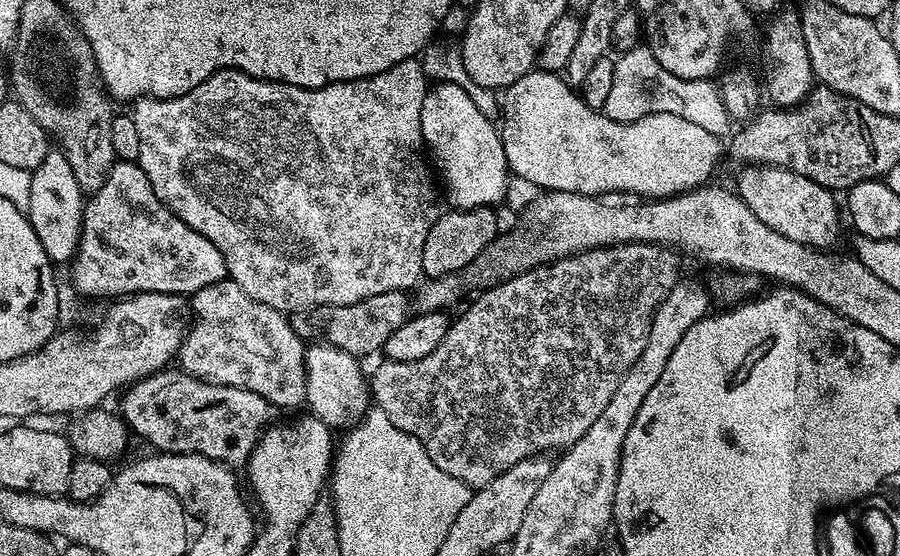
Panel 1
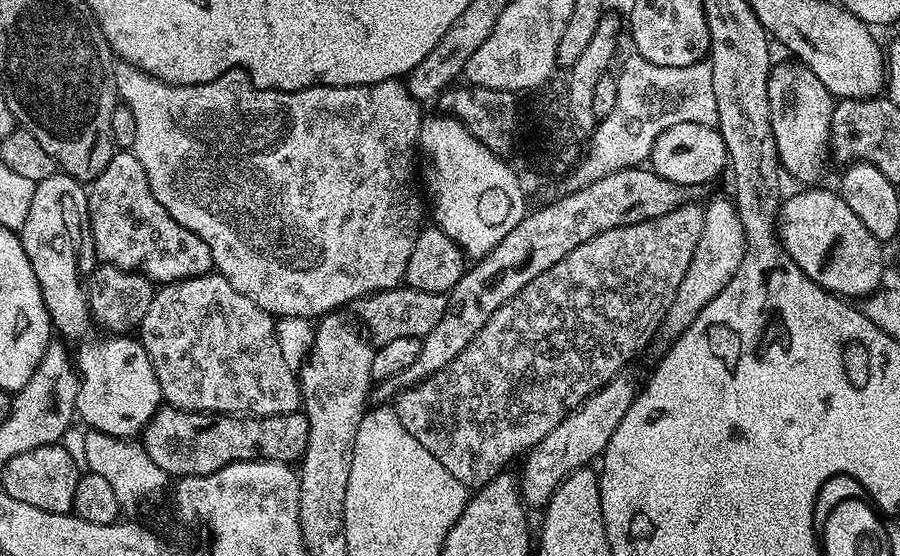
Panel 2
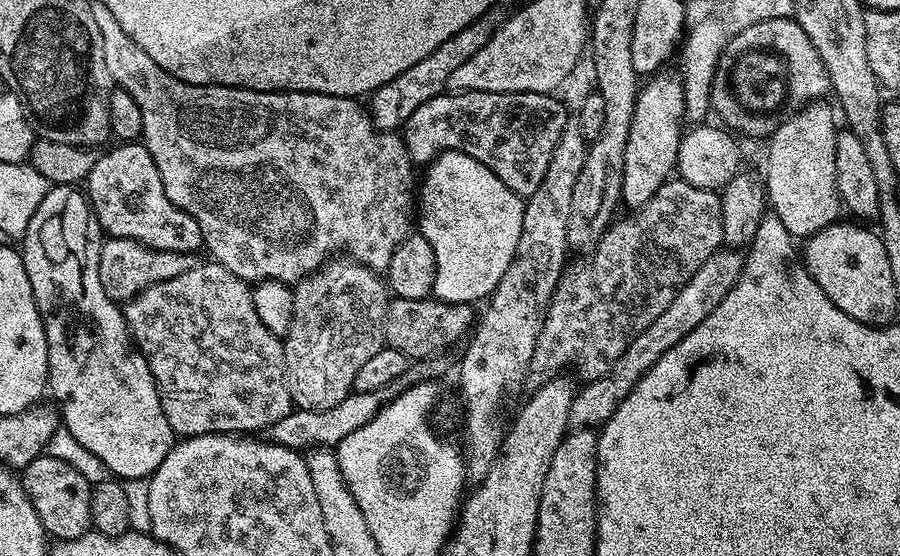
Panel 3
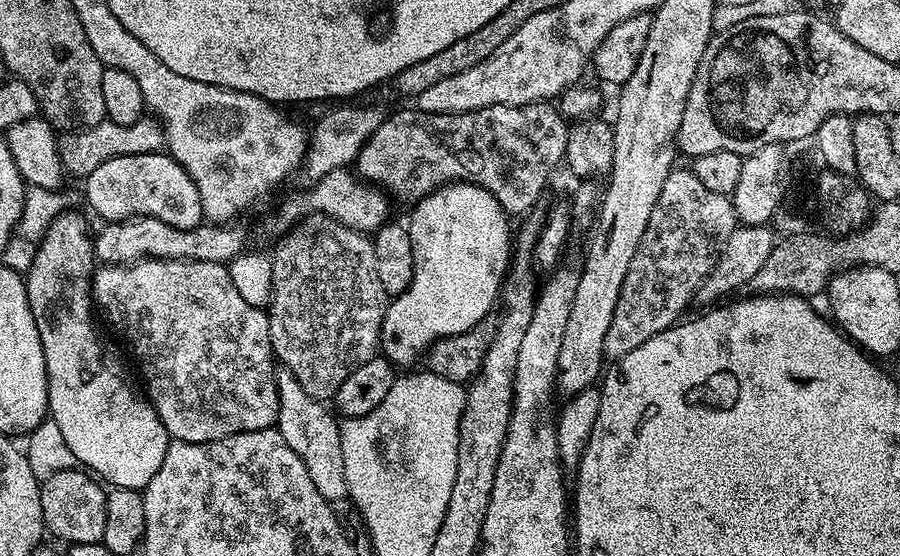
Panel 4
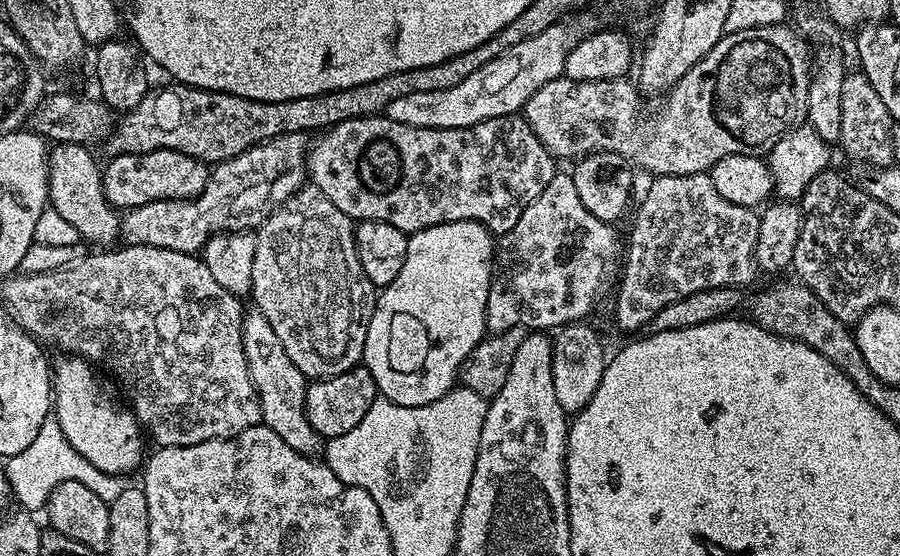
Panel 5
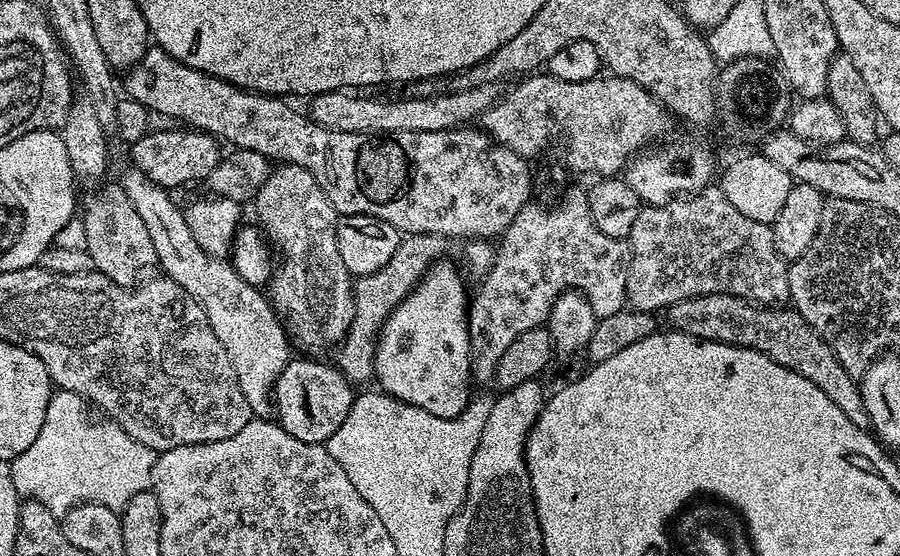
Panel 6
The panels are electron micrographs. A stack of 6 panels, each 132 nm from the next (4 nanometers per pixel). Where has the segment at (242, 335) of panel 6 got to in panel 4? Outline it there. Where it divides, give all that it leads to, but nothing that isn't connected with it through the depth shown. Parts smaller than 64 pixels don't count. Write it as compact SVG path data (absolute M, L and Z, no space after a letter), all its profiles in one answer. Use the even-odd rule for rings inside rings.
M287 370L277 371L276 389L278 390L278 418L275 429L282 434L286 446L302 458L302 466L306 466L306 474L310 474L310 482L322 498L329 502L344 500L348 494L346 486L346 472L342 470L342 438L340 437L341 421L331 411L327 412L321 401L310 398L302 386L294 378L294 374Z

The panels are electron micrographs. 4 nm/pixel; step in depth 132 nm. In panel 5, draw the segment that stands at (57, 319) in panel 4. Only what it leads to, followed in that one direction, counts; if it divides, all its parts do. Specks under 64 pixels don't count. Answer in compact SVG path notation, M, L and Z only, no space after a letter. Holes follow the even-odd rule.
M71 354L59 358L61 360L57 364L55 361L51 365L52 398L54 419L66 442L70 442L70 446L74 446L74 450L78 450L78 454L90 462L90 466L98 466L98 470L107 476L123 477L124 472L132 472L136 467L137 471L146 456L146 436L136 421L136 415L118 395L117 389L99 376L101 373L91 360L82 360Z

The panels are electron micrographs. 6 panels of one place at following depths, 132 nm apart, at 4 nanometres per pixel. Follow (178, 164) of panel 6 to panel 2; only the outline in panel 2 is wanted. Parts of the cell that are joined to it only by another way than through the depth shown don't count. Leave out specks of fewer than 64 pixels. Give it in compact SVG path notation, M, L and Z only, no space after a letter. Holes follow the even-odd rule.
M117 150L110 158L110 166L106 166L106 170L102 170L102 174L91 181L87 194L88 225L92 231L97 261L142 272L149 280L161 285L172 284L175 280L185 280L191 276L203 276L213 271L210 246L206 246L206 242L202 242L198 234L186 230L186 226L170 218L166 206L162 206L162 202L154 198L154 190L150 190L146 170L142 170L142 162L138 162L132 151Z

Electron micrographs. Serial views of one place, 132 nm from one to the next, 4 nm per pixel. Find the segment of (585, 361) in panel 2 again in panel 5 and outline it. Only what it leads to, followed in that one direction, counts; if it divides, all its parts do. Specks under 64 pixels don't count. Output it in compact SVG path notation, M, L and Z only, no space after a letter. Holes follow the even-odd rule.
M708 172L658 176L651 182L632 222L632 234L628 238L632 245L626 248L628 269L616 296L616 320L624 332L639 333L647 329L658 310L670 306L670 302L678 302L678 298L686 298L686 294L707 288L736 288L758 276L756 243L760 218L757 209L726 202Z

